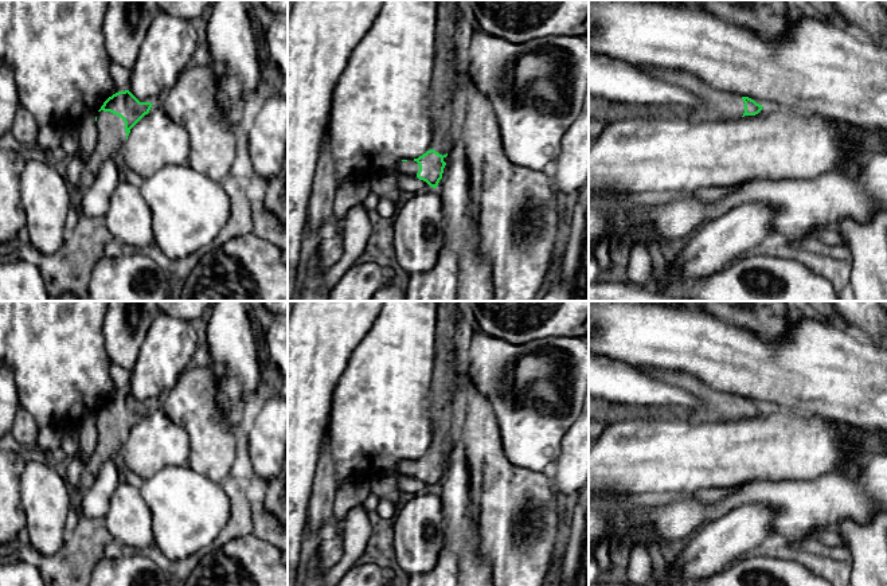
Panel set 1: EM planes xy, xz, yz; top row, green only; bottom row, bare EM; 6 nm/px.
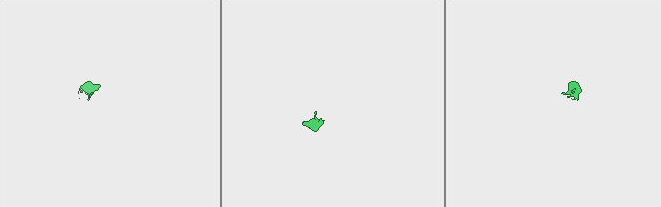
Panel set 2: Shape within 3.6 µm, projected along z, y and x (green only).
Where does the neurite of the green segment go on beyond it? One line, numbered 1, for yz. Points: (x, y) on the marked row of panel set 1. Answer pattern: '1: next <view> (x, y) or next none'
1: next yz (714, 105)

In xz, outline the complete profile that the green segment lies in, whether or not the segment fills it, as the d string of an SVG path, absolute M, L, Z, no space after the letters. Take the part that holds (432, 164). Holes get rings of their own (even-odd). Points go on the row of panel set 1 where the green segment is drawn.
M466 63L453 67L448 75L446 83L441 87L439 128L433 148L414 160L402 160L398 172L415 176L437 188L442 179L446 163L444 159L452 146L460 141L466 116L466 99L464 83L468 79Z

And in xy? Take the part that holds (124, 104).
M129 90L118 91L103 102L95 117L95 149L82 168L78 184L81 192L93 185L106 160L120 157L130 129L149 113L152 105L140 102Z

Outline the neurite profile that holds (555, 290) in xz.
M563 278L550 281L536 301L570 301Z

